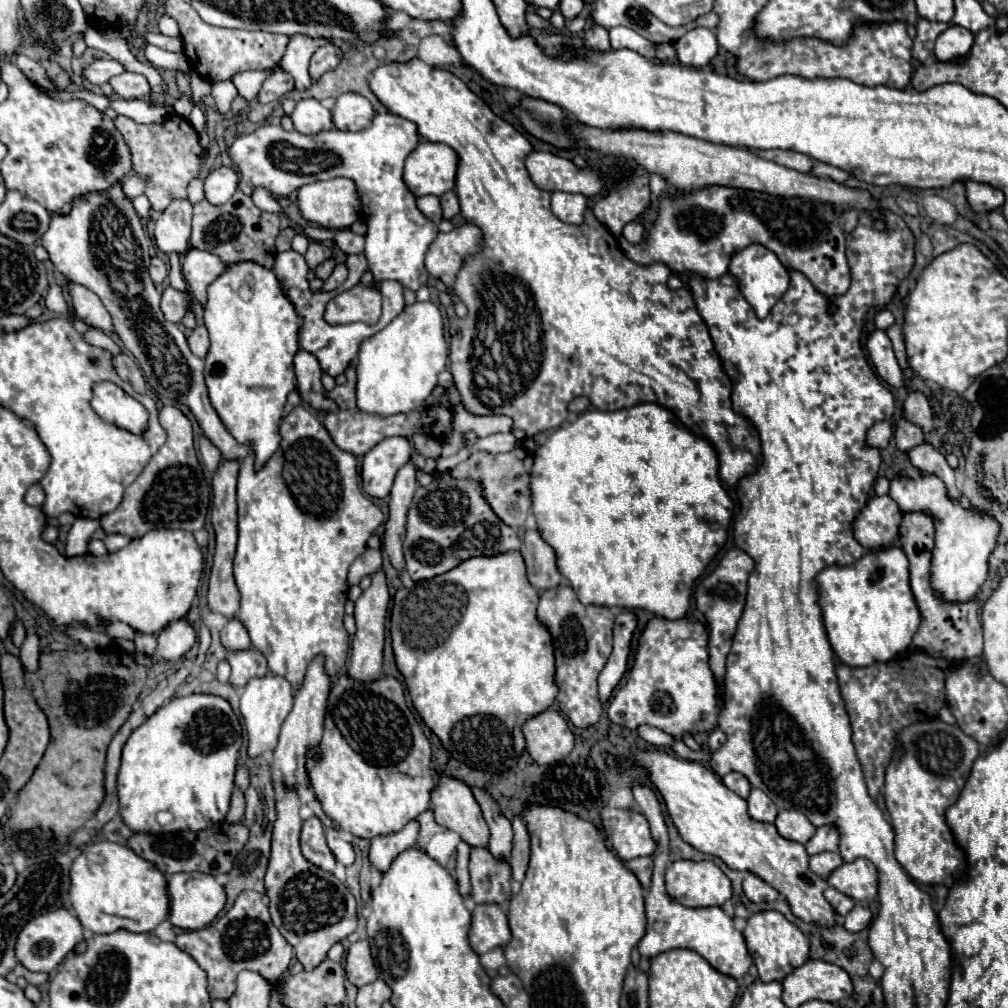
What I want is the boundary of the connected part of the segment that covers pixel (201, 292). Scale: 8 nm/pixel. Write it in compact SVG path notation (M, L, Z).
M190 248L182 258L182 272L192 296L206 304L206 288L224 272L224 262L212 252Z

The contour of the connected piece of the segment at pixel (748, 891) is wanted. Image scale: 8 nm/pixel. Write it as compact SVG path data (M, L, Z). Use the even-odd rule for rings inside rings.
M748 874L744 880L744 894L752 900L752 902L772 902L778 898L778 892L766 884L762 878Z

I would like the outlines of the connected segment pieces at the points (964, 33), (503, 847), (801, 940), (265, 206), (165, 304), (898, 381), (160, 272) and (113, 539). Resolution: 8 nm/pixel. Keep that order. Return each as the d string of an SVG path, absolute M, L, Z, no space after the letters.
M950 26L942 32L934 46L934 56L938 62L950 62L958 58L966 58L974 44L974 34L962 26Z
M474 788L472 790L482 814L490 826L490 840L488 840L488 848L494 856L498 858L510 858L510 850L512 850L512 826L510 820L500 812L498 802L490 796L488 790L484 788Z
M764 910L764 912L754 912L746 920L744 928L744 938L750 956L754 958L754 964L758 968L758 974L764 982L772 980L784 980L794 968L802 966L808 958L810 952L810 942L808 938L800 932L798 926L788 922L780 912L774 910Z
M260 186L258 190L254 190L252 200L254 200L254 204L256 204L258 208L262 208L262 210L268 210L268 212L280 212L278 202L272 198L272 194L270 194L264 186Z
M172 286L164 288L162 294L162 312L166 316L168 322L182 322L182 318L186 316L186 310L194 310L194 298L190 296L190 292L180 292Z
M876 330L874 334L870 334L866 346L868 346L868 354L870 354L880 378L894 388L902 388L904 386L902 368L898 366L898 360L892 350L892 342L886 336L886 332Z
M154 256L150 262L150 276L154 280L154 284L162 284L164 278L168 276L168 266L160 256Z
M108 534L104 540L108 552L116 552L118 548L124 548L128 542L130 542L130 536L124 536L124 534Z

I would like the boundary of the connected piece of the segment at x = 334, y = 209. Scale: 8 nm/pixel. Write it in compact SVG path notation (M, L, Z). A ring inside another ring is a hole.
M348 178L314 182L298 190L298 206L306 220L328 228L350 228L362 210L358 188Z

